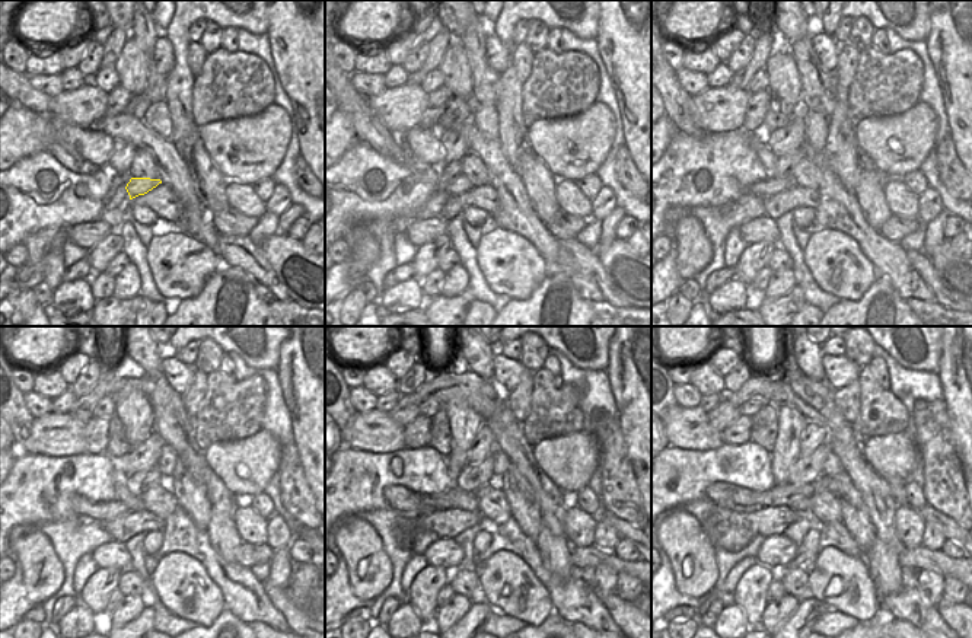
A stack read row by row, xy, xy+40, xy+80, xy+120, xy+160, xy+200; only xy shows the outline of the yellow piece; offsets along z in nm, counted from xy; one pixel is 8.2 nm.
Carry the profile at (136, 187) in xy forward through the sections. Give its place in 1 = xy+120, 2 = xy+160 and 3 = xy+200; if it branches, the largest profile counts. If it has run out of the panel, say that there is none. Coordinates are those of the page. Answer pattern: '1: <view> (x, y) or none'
1: xy+120 (96, 510)
2: xy+160 (398, 497)
3: xy+200 (723, 494)

